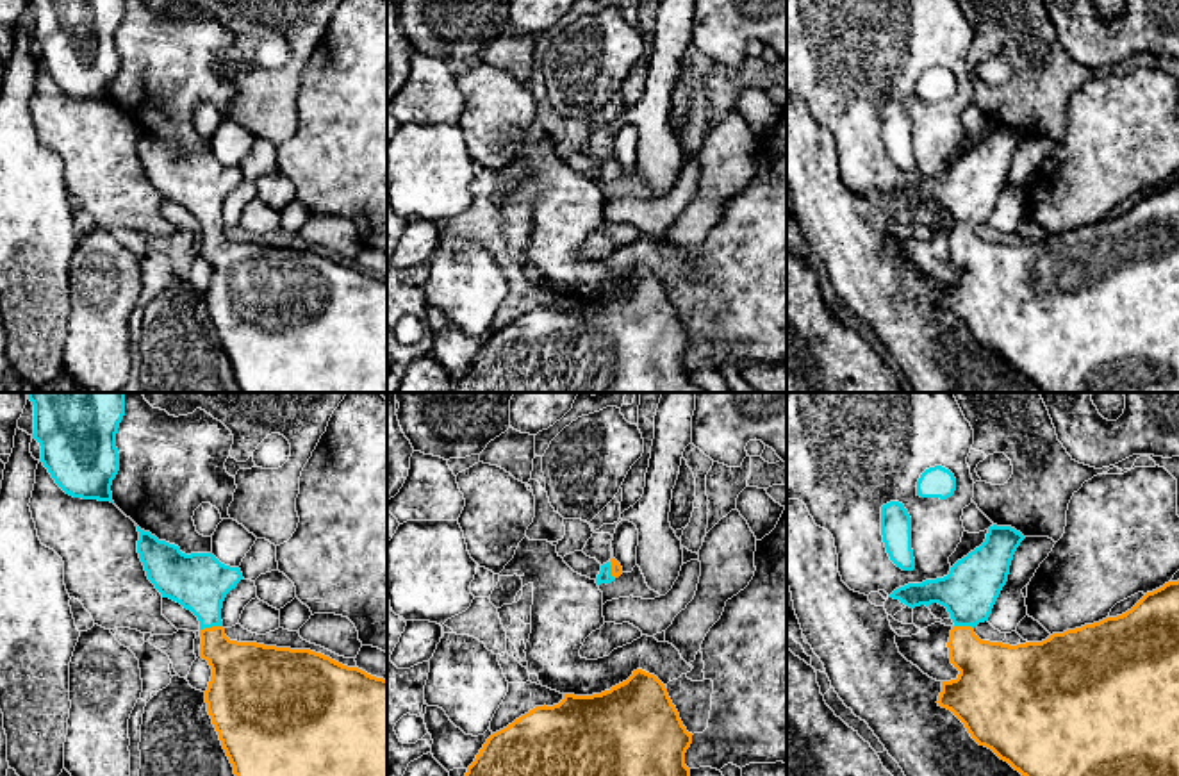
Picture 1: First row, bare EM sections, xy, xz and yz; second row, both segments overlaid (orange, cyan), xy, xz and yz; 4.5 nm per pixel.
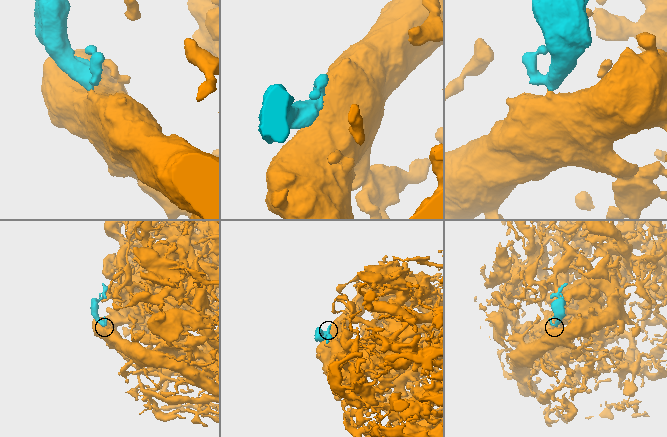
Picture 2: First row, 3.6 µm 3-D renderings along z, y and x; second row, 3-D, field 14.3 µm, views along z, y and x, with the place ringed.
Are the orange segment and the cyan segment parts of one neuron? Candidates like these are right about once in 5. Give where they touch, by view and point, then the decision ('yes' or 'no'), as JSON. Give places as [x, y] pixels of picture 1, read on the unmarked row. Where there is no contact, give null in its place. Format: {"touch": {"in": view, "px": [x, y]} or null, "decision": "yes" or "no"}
{"touch": {"in": "xy", "px": [213, 227]}, "decision": "yes"}

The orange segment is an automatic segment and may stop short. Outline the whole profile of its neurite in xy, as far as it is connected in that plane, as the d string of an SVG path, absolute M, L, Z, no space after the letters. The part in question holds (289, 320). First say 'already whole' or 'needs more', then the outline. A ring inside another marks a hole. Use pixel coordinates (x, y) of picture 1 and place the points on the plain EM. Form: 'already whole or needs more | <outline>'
needs more | M139 127L137 132L137 153L144 166L148 180L155 186L162 198L169 198L180 203L184 209L191 211L200 221L200 257L207 260L212 269L212 277L205 291L207 312L219 335L221 346L234 367L235 384L239 385L239 389L243 392L387 392L387 280L371 277L359 268L342 266L332 260L330 257L310 250L291 250L264 246L257 243L230 241L225 235L221 209L227 194L235 189L237 184L243 180L241 169L221 164L212 155L212 152L186 155L180 152L178 146L169 144L166 141L159 141L155 136L141 130Z

